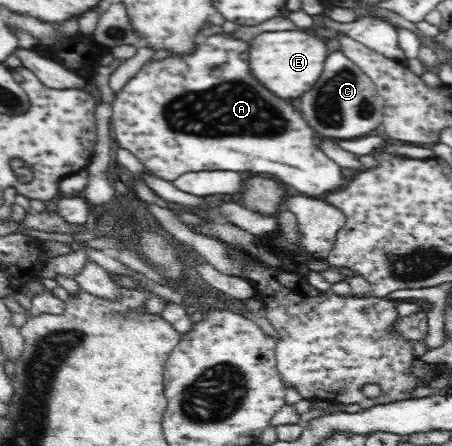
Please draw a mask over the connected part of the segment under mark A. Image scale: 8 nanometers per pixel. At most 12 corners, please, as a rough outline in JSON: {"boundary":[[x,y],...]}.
{"boundary":[[202,38],[114,96],[156,177],[343,185],[300,110],[250,78],[250,43]]}

